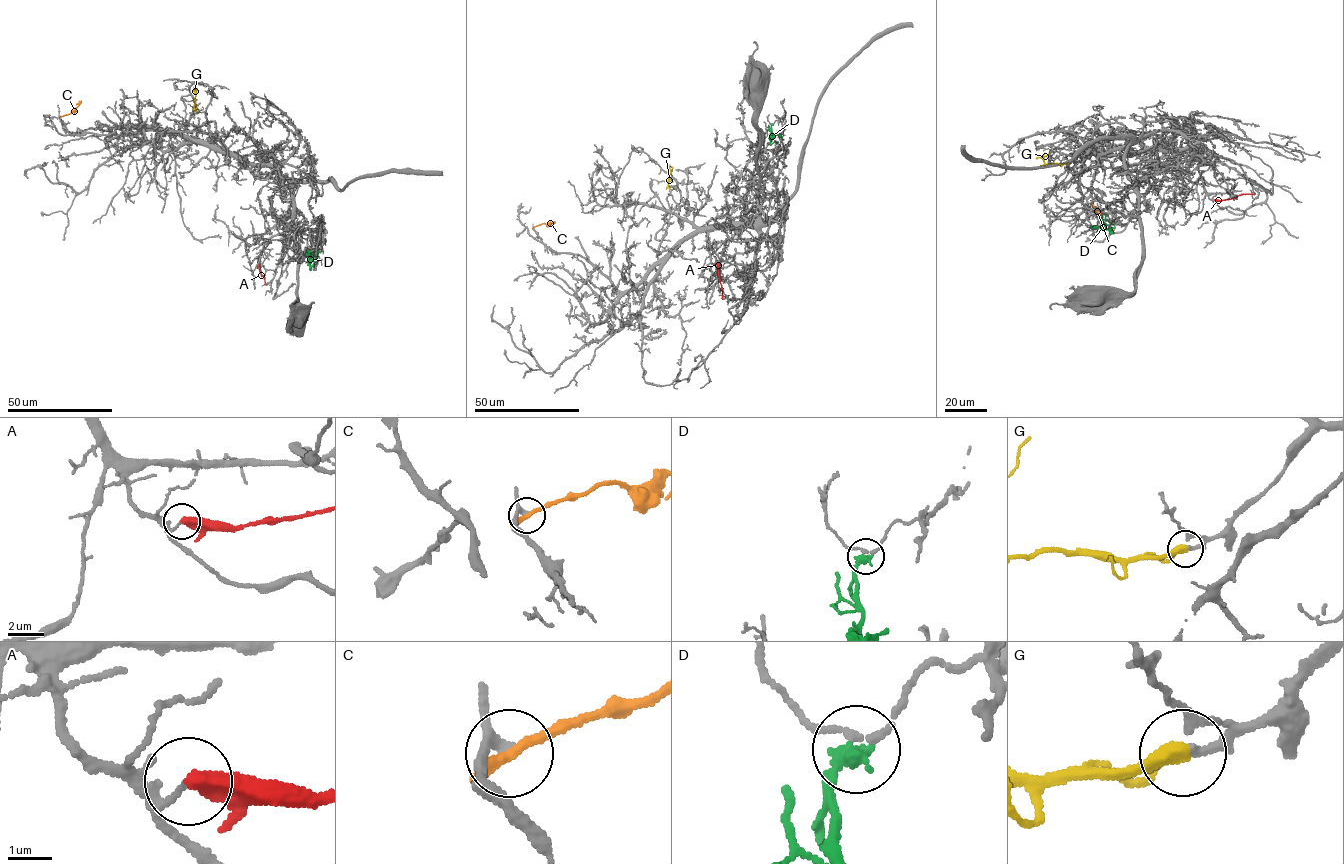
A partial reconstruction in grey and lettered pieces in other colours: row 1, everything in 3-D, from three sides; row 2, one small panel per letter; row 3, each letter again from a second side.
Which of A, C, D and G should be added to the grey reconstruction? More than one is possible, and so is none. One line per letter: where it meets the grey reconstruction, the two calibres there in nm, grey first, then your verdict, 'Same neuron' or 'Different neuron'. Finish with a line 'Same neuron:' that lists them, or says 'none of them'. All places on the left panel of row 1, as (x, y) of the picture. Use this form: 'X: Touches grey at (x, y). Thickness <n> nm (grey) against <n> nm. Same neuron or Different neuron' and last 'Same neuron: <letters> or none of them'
A: Touches grey at (259, 265). Thickness 120 nm (grey) against 420 nm. Different neuron
C: Touches grey at (61, 116). Thickness 200 nm (grey) against 320 nm. Different neuron
D: Touches grey at (309, 251). Thickness 150 nm (grey) against 320 nm. Different neuron
G: Touches grey at (196, 111). Thickness 220 nm (grey) against 400 nm. Same neuron
Same neuron: G

